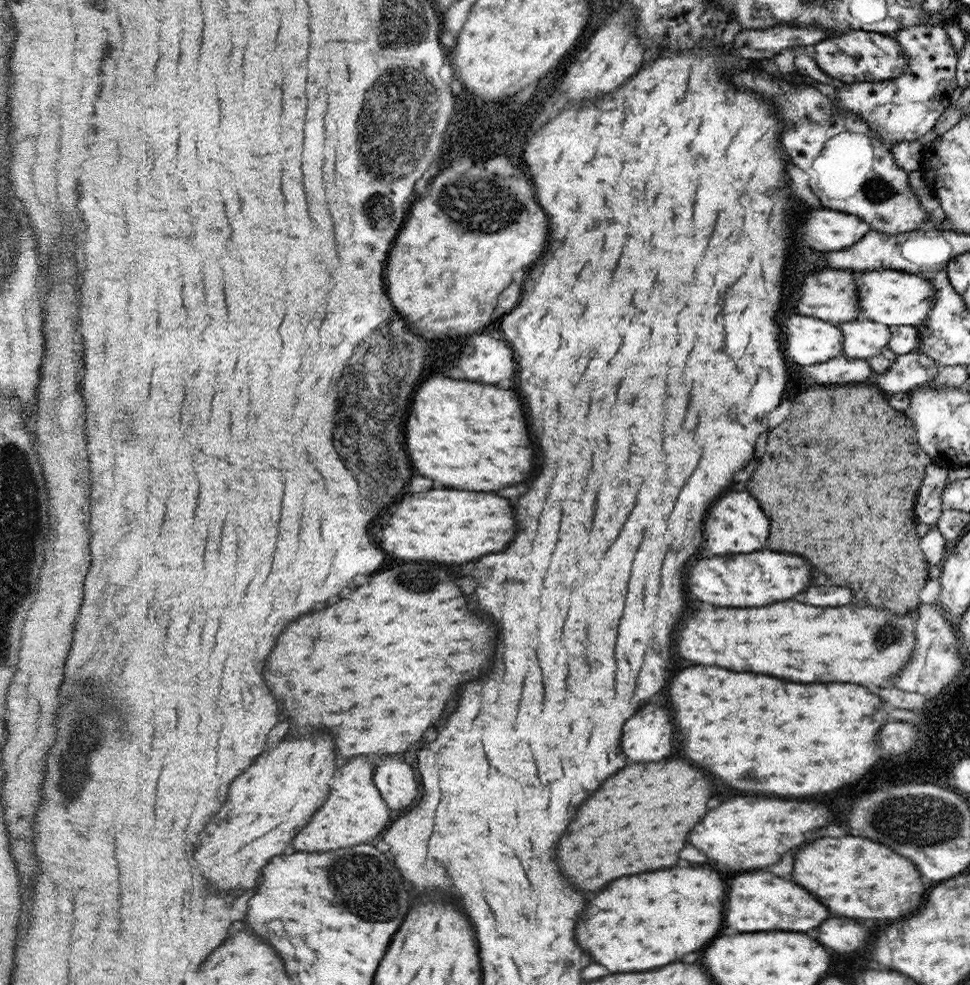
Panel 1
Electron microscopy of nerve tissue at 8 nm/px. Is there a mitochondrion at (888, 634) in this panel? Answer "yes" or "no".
yes

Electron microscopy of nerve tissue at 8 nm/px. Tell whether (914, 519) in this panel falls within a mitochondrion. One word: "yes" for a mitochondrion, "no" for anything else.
no

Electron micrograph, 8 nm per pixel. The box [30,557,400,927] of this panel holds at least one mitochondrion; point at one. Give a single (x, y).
(71, 752)

